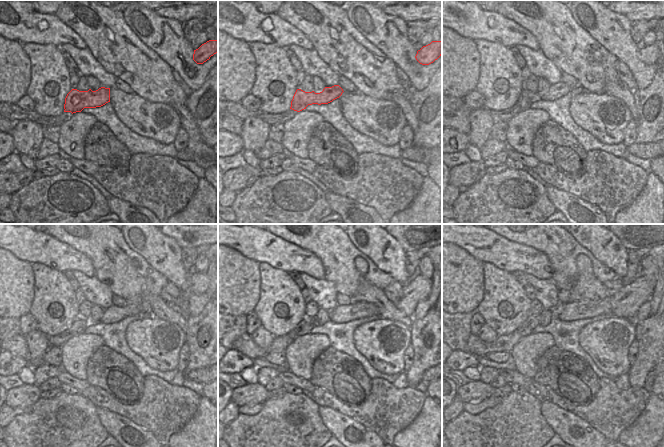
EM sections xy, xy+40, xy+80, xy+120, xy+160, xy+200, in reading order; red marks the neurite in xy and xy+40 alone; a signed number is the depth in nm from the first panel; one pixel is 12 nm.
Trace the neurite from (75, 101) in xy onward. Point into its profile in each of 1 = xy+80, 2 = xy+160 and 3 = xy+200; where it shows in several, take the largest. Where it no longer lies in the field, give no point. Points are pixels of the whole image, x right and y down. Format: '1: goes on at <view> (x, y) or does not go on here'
1: goes on at xy+80 (556, 91)
2: goes on at xy+160 (341, 313)
3: goes on at xy+200 (625, 304)

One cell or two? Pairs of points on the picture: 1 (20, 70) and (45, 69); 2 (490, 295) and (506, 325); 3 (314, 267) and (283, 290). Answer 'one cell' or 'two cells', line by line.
1: two cells
2: one cell
3: two cells

